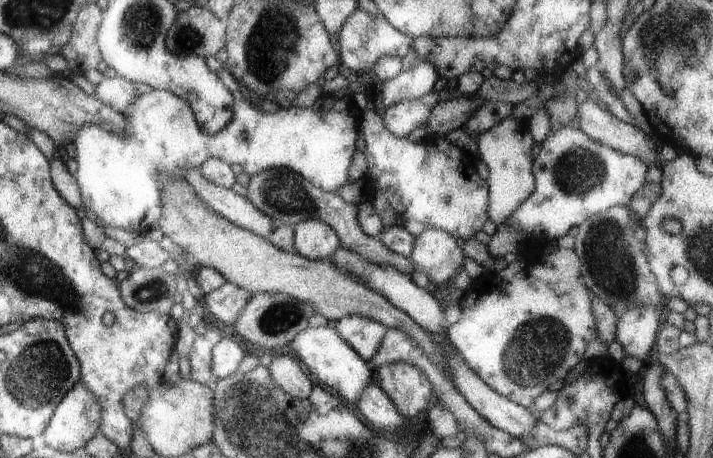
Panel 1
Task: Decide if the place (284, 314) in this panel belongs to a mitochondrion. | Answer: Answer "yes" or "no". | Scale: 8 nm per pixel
yes

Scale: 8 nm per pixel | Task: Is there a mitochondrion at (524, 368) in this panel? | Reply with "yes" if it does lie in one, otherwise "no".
yes

